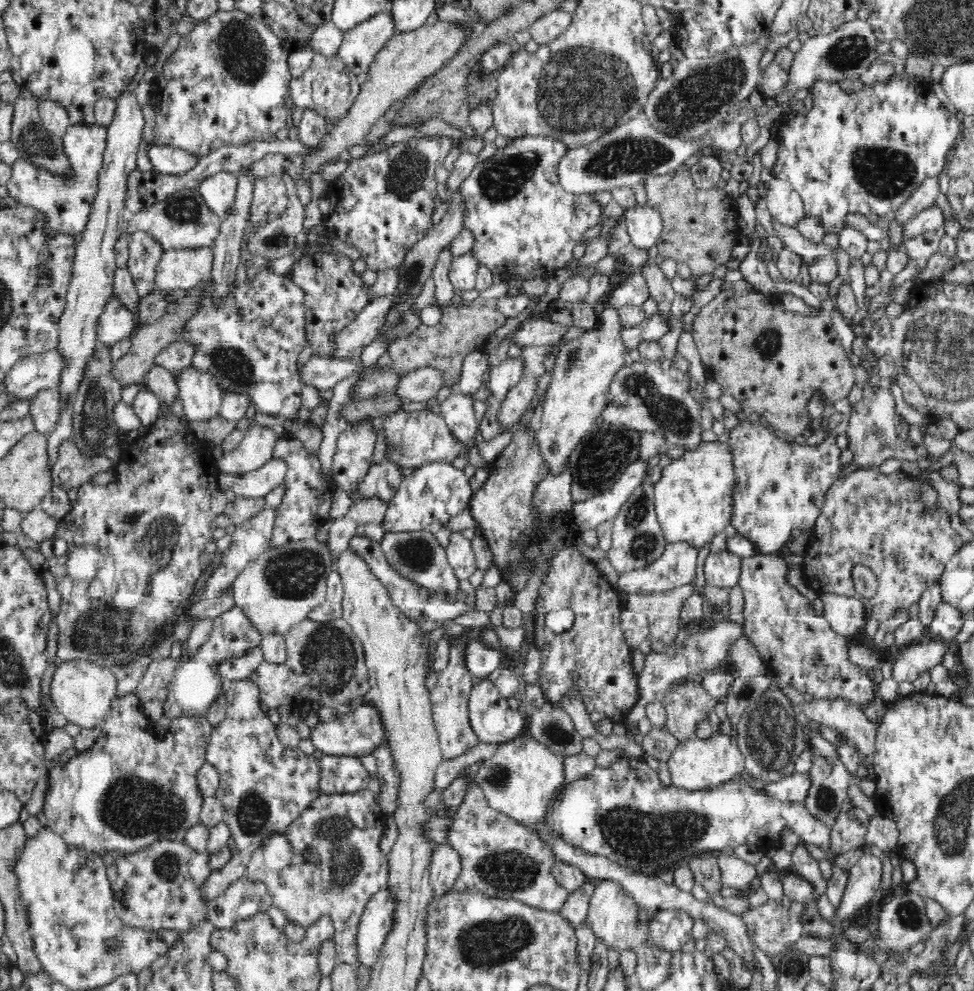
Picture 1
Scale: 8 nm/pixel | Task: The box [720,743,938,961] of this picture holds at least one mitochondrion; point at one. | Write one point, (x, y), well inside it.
(909, 916)

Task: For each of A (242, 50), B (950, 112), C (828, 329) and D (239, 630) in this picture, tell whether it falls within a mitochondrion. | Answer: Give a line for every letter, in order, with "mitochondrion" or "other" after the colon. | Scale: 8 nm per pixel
A: mitochondrion
B: other
C: other
D: other

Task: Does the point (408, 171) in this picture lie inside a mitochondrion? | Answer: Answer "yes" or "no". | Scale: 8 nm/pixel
yes

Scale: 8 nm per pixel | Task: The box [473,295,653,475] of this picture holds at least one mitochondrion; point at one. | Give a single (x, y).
(572, 358)

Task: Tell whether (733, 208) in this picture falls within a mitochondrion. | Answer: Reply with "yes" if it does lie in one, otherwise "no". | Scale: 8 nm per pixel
no

